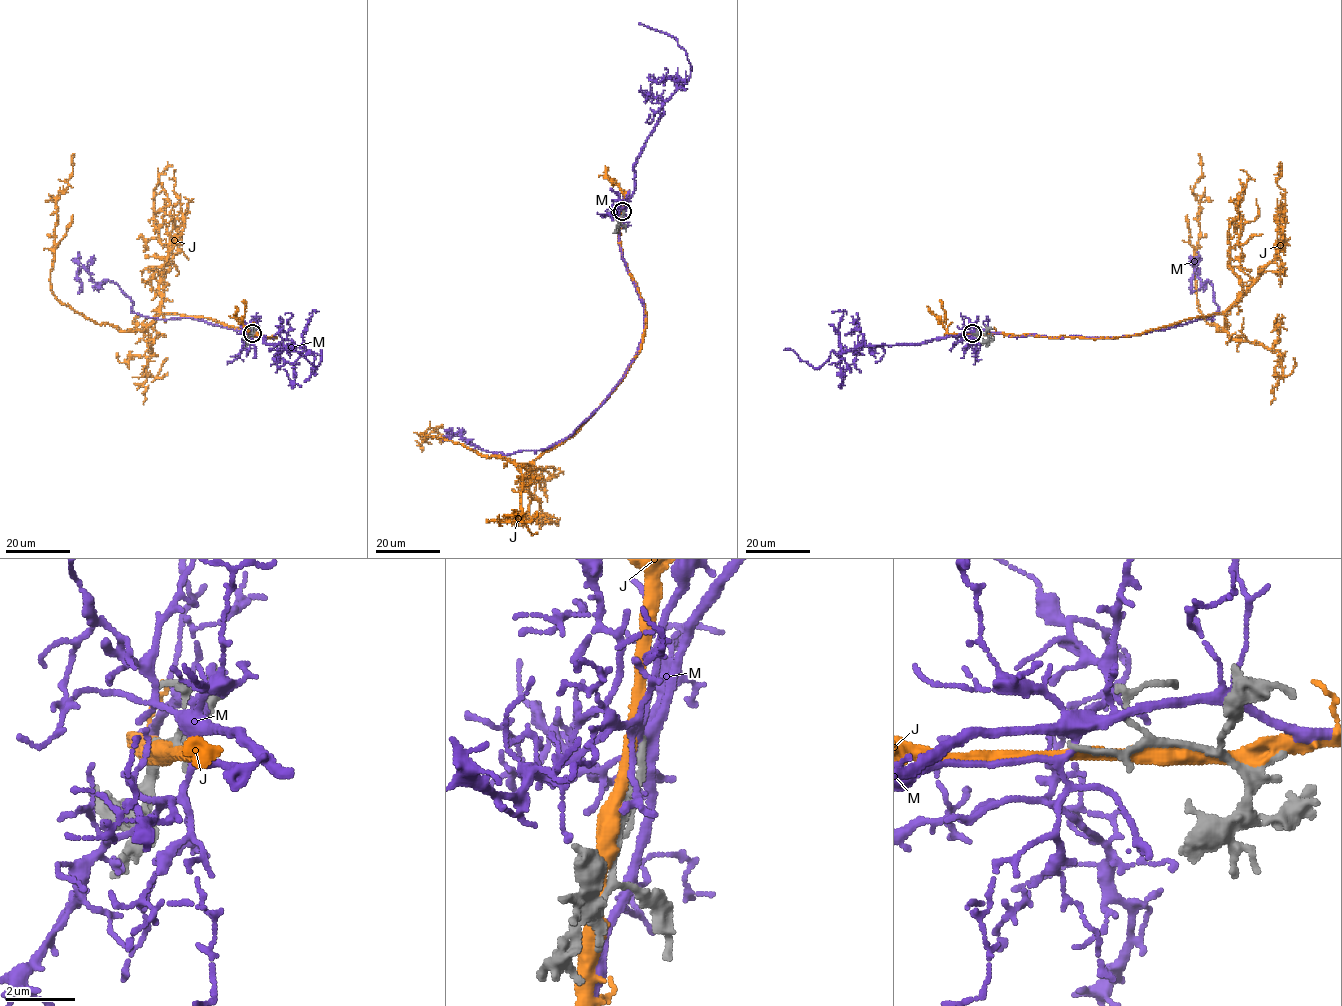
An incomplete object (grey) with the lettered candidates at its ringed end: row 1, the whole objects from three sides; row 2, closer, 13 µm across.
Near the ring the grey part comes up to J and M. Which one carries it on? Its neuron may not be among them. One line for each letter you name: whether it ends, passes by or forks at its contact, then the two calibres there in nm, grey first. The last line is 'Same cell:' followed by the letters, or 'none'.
Same cell: none

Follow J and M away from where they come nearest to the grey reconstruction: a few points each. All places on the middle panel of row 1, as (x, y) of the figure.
J: (623, 212), (618, 242), (645, 309), (645, 335), (615, 390), (573, 434), (531, 462), (419, 434), (443, 437)
M: (623, 211), (619, 247), (643, 306), (644, 332), (620, 381), (571, 433), (540, 450), (502, 457), (448, 429)

